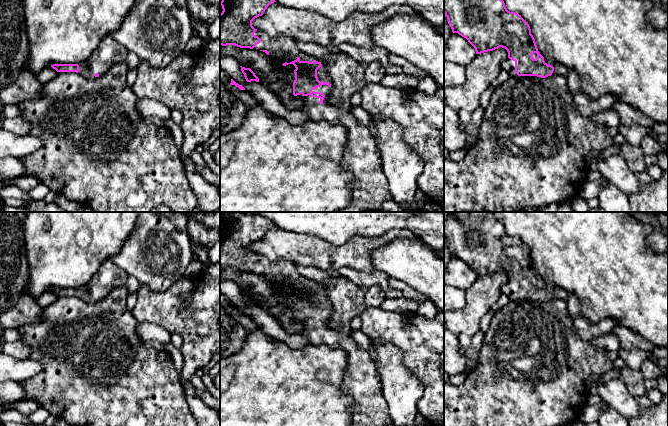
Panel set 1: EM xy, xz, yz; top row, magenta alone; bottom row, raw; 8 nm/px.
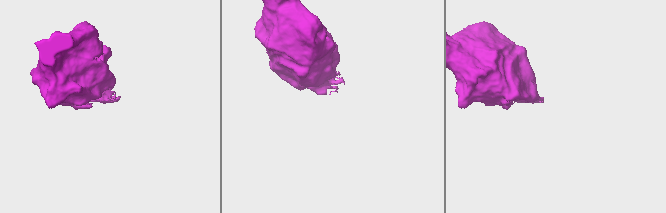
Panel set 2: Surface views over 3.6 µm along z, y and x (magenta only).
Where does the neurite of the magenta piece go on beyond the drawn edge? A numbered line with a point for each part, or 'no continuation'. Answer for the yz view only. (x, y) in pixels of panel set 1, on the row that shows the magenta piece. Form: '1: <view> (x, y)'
1: yz (508, 65)

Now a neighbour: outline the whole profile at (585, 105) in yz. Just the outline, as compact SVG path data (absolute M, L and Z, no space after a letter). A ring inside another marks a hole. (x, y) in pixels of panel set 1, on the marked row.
M582 90L573 95L573 98L580 114L588 118L604 110L609 110L618 102L614 96L602 96L596 100L591 100Z

